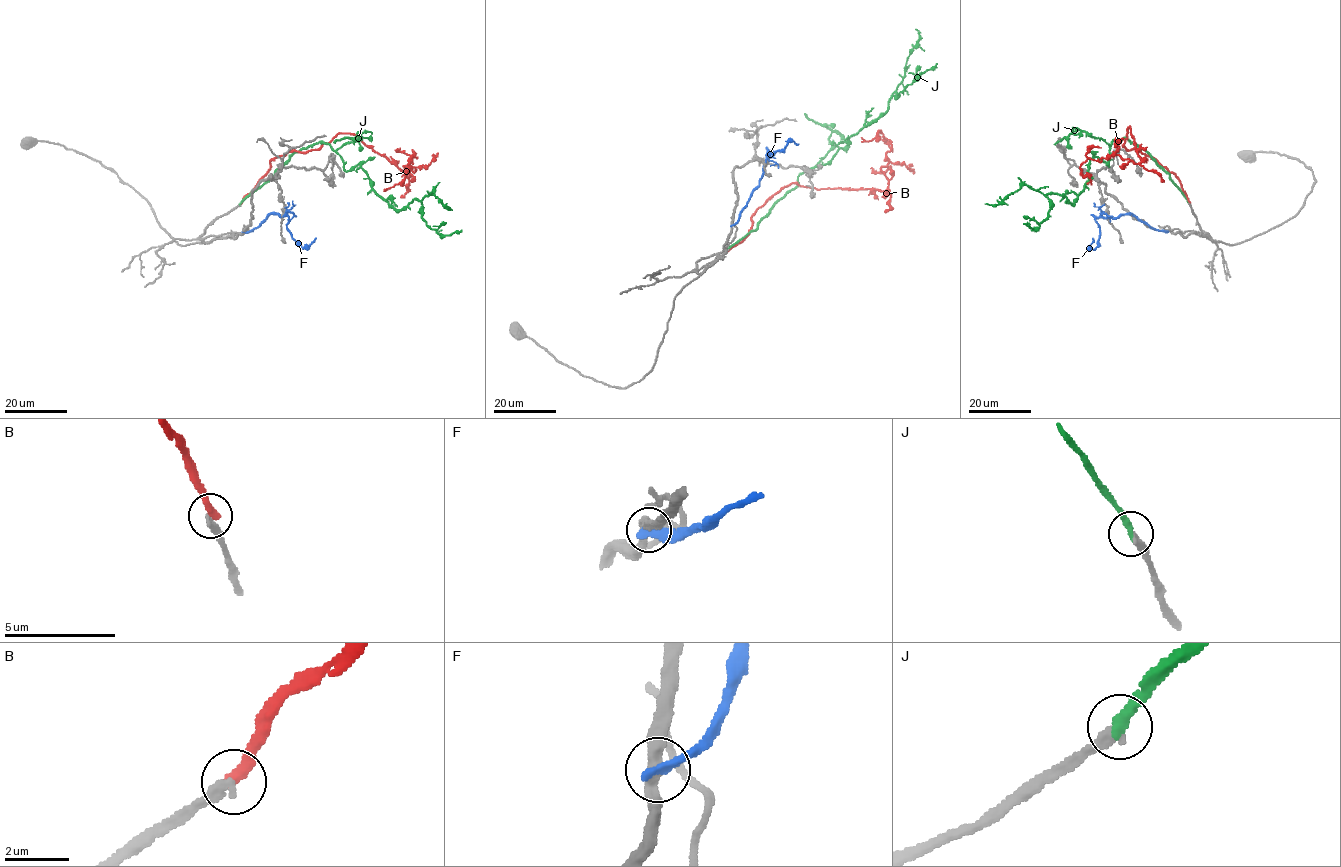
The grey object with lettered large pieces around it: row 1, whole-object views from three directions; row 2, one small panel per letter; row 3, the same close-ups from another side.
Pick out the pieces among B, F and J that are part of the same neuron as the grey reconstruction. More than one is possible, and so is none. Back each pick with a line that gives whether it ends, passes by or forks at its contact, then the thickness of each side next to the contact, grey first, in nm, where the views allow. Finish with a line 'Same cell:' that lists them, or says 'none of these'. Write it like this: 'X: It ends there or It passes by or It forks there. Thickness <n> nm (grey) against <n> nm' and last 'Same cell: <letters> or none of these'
Same cell: none of these

